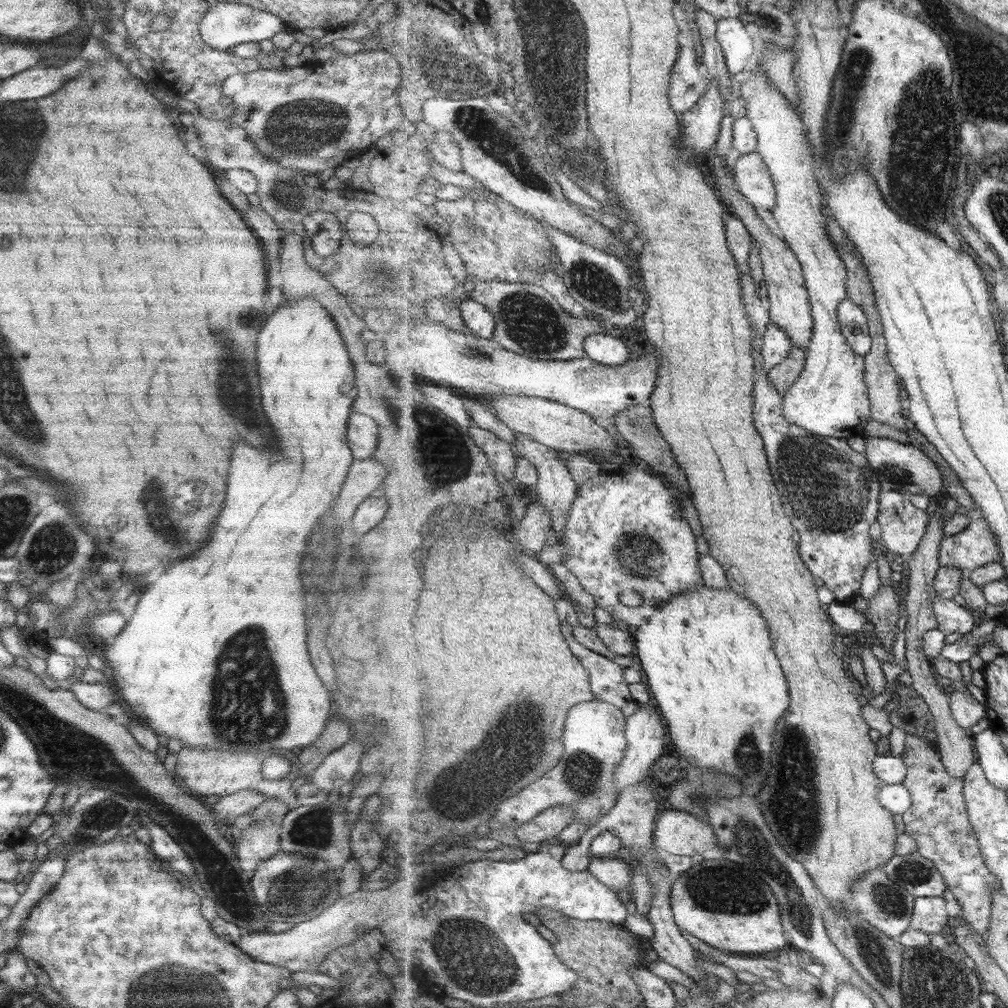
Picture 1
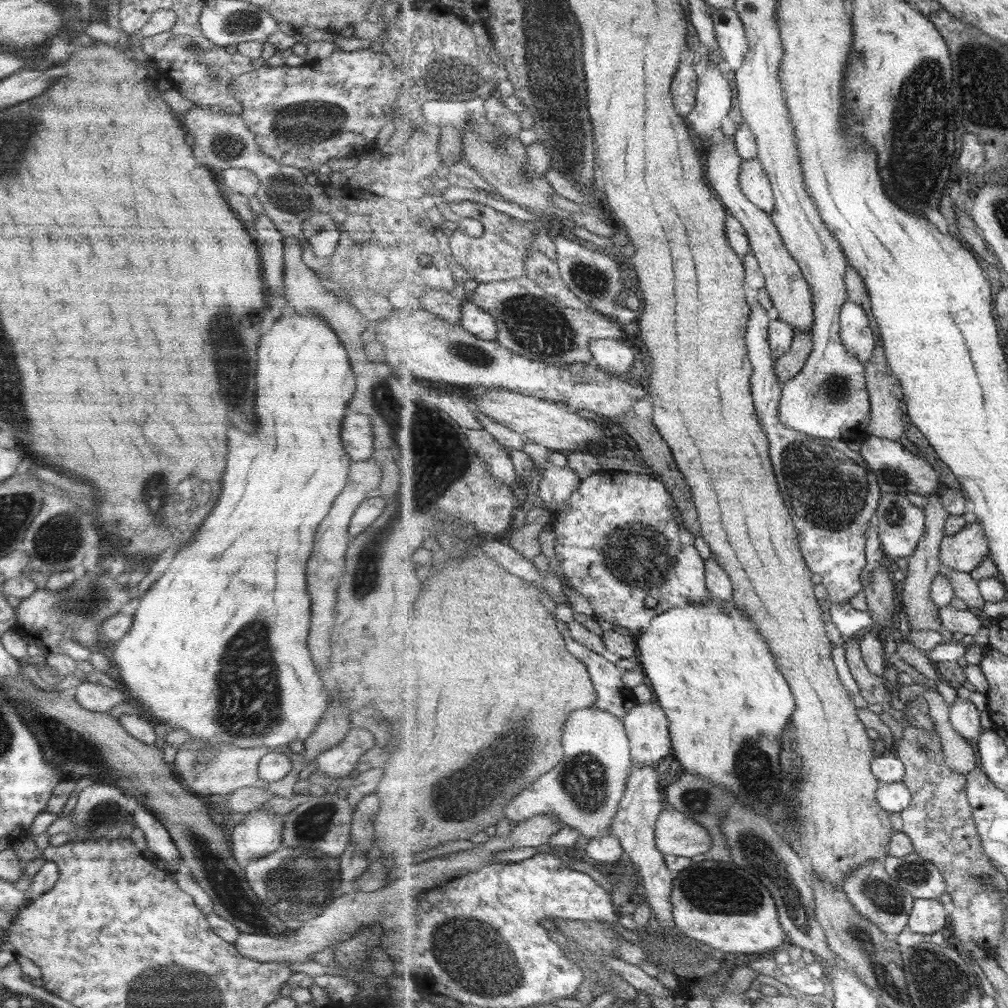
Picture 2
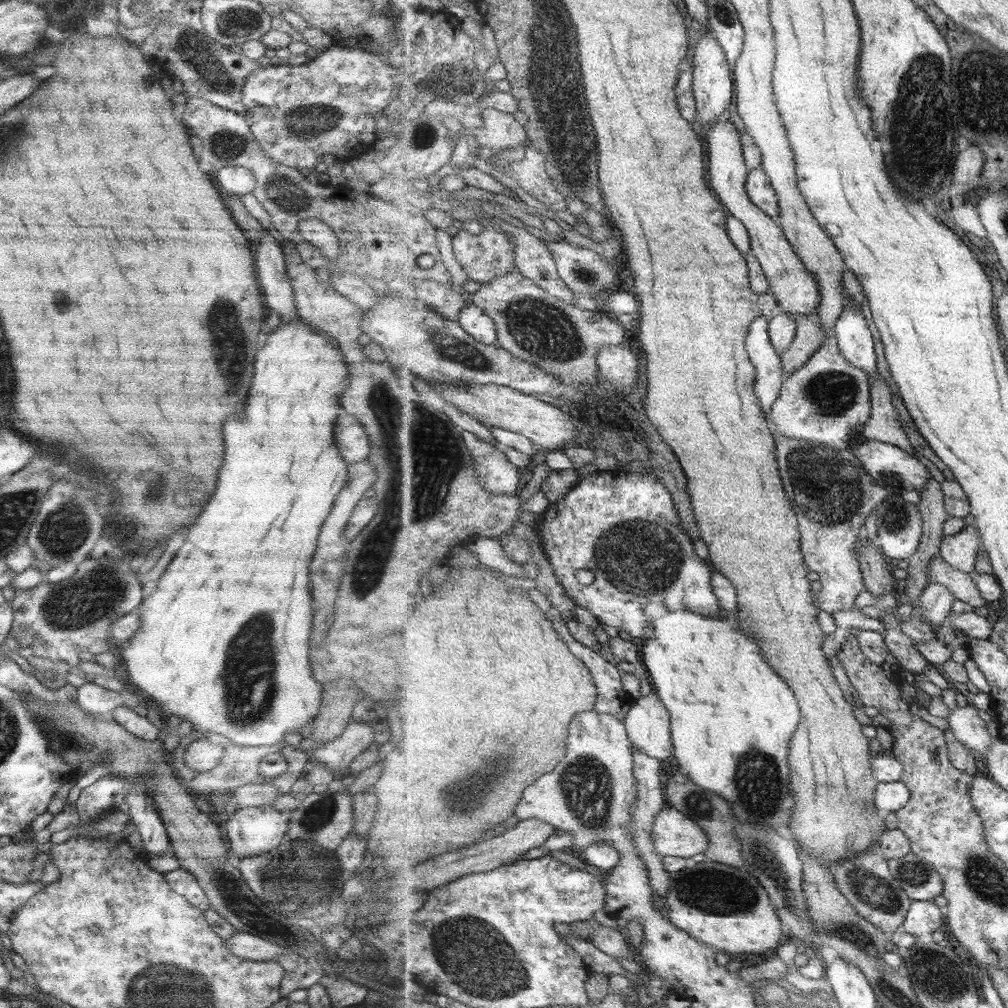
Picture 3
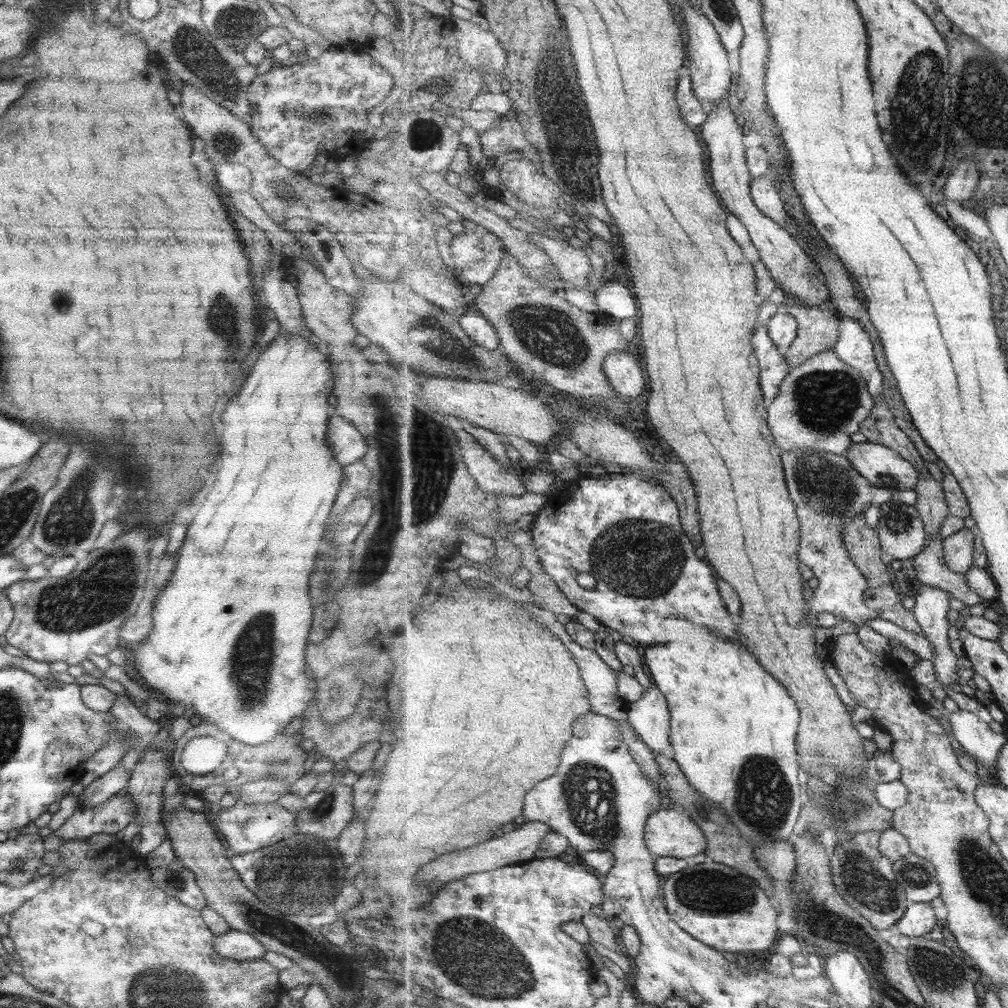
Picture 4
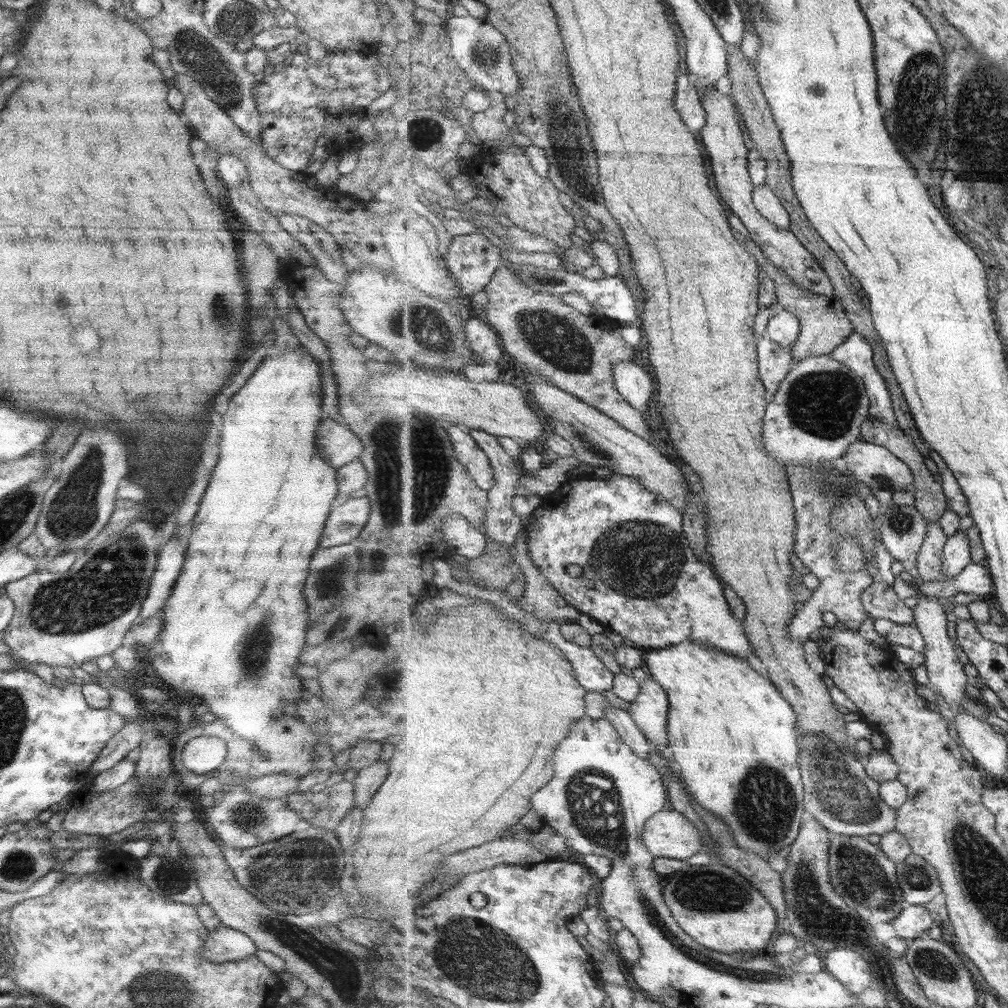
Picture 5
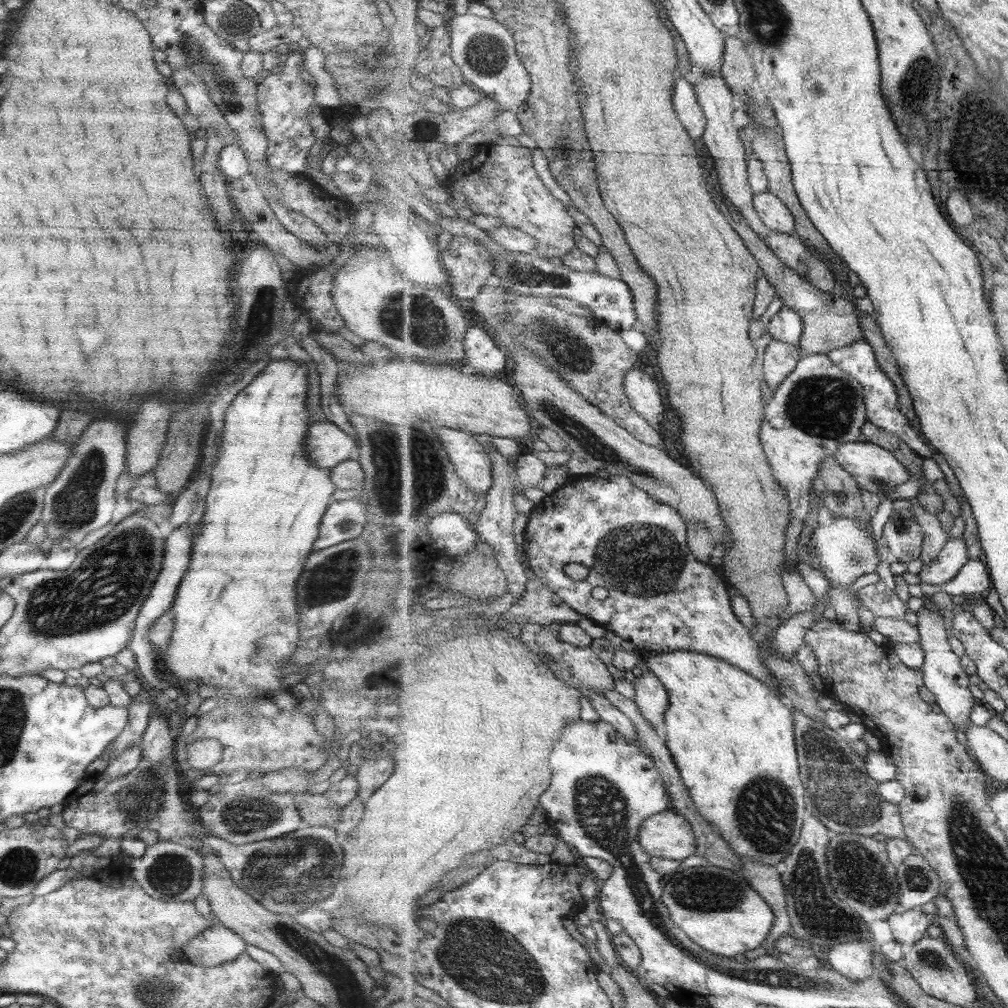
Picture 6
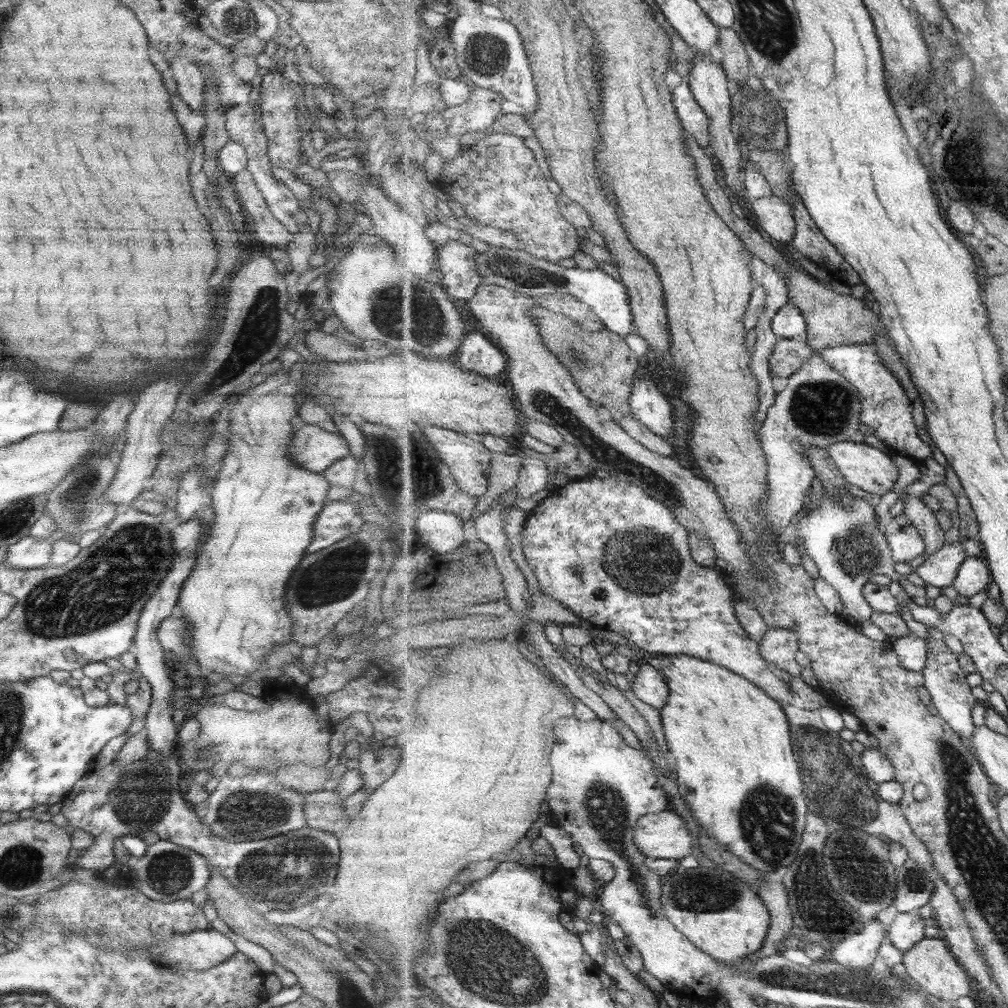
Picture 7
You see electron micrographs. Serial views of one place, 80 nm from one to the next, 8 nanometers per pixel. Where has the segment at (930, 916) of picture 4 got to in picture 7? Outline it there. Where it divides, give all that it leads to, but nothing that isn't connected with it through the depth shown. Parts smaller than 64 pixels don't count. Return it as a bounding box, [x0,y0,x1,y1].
[889,913,927,952]

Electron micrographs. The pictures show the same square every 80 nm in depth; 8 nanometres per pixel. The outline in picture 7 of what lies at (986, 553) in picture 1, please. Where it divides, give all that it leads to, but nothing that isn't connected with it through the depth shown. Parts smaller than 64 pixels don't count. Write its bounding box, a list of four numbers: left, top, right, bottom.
[915,542,968,589]

